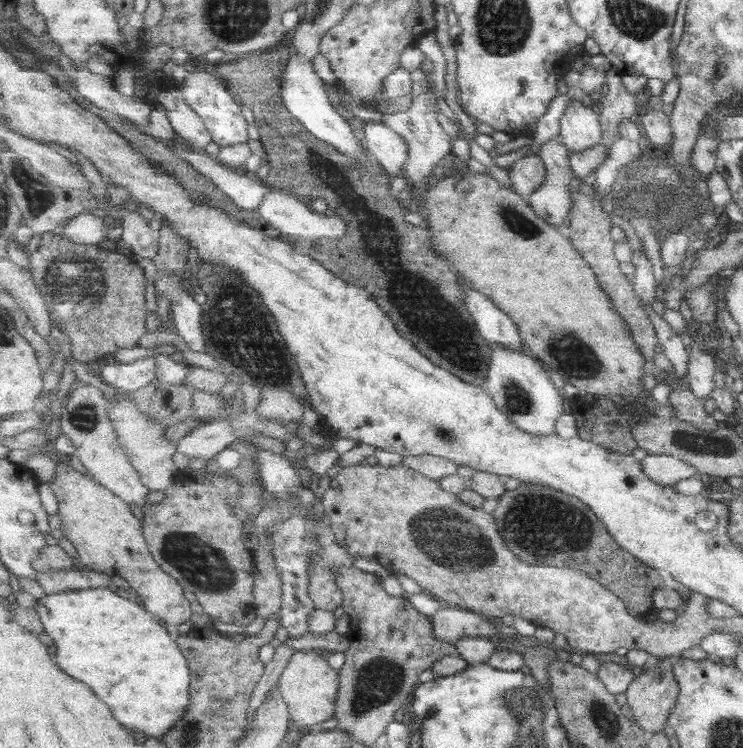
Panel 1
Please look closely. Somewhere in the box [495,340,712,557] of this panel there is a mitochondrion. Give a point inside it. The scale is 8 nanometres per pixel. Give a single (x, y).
(540, 527)

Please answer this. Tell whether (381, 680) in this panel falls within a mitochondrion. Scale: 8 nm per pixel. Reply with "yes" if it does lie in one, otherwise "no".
yes

